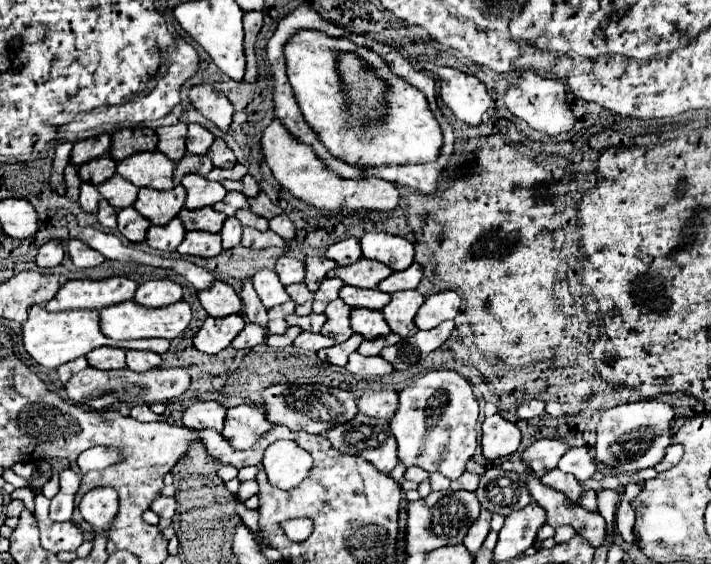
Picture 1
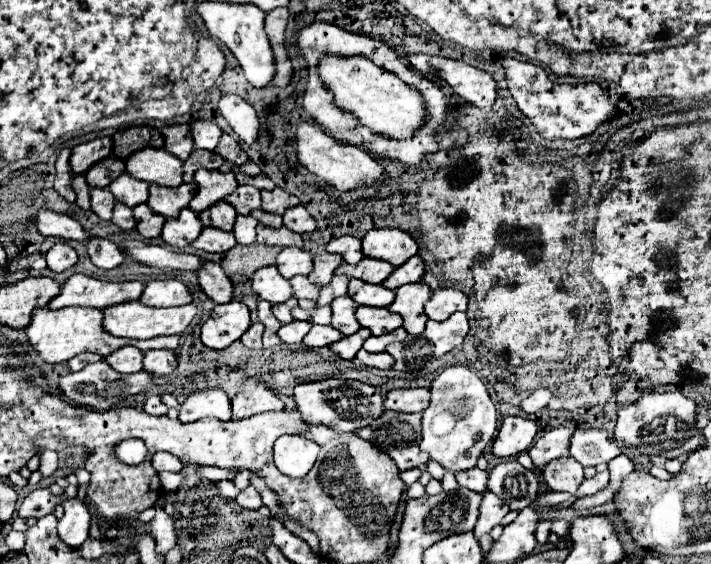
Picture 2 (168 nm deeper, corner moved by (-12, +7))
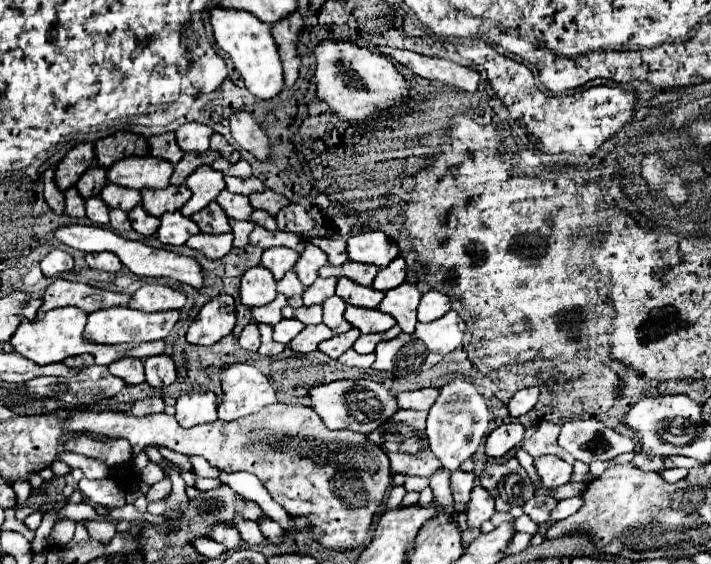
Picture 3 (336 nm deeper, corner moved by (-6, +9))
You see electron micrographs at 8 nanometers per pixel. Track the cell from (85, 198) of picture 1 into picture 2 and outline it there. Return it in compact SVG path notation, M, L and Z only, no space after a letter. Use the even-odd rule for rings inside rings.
M92 188L90 196L92 196L92 210L102 220L110 220L112 218L112 208L114 208L112 192L108 188Z

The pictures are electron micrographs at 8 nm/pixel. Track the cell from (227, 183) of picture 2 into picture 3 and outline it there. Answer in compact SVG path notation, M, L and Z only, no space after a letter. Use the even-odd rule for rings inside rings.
M200 166L186 178L186 186L192 190L192 198L180 212L192 216L216 200L216 196L224 190L224 174L212 170L210 166Z

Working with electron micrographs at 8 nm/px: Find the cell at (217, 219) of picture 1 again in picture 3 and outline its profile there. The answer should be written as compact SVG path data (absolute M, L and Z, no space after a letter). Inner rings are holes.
M210 202L202 212L196 212L192 220L198 224L200 232L204 234L224 234L232 230L226 212L216 202Z

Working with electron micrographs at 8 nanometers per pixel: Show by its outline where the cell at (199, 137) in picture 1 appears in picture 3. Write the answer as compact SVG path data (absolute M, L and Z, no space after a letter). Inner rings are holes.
M192 122L192 124L184 124L176 132L176 142L184 152L206 152L210 136L212 136L212 128Z

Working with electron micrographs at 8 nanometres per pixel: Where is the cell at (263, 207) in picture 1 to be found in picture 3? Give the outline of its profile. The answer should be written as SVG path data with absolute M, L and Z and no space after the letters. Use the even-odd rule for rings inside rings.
M264 190L264 192L260 192L260 194L250 194L248 196L248 200L250 200L250 204L252 204L252 208L260 208L260 210L266 210L268 214L276 214L282 206L286 206L286 204L290 204L290 200L286 198L286 196L282 196L282 194L276 194L276 192L272 192L272 190Z

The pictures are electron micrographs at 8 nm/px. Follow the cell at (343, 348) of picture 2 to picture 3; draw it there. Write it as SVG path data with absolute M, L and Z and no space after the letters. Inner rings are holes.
M350 328L346 334L332 336L330 340L326 340L326 342L318 344L318 350L320 350L320 352L324 352L324 354L328 354L330 358L338 358L340 354L344 354L346 350L350 350L350 348L352 348L352 344L358 340L358 336L360 336L360 332L358 332L358 330L354 330L354 328Z

